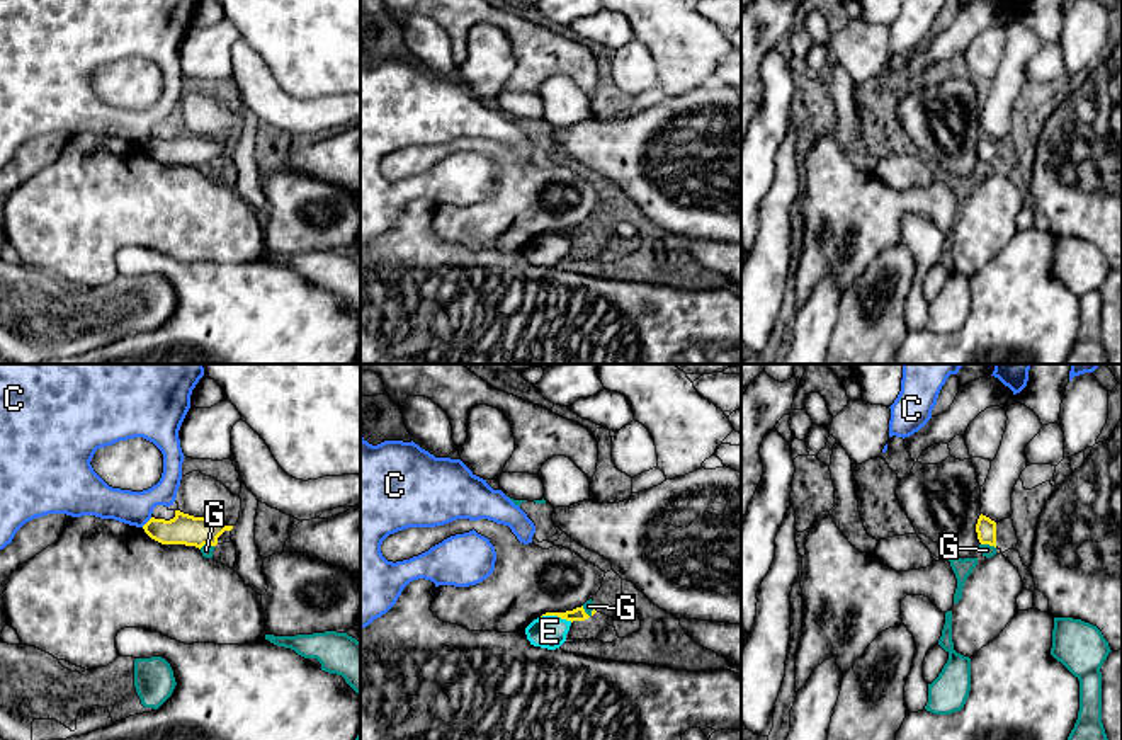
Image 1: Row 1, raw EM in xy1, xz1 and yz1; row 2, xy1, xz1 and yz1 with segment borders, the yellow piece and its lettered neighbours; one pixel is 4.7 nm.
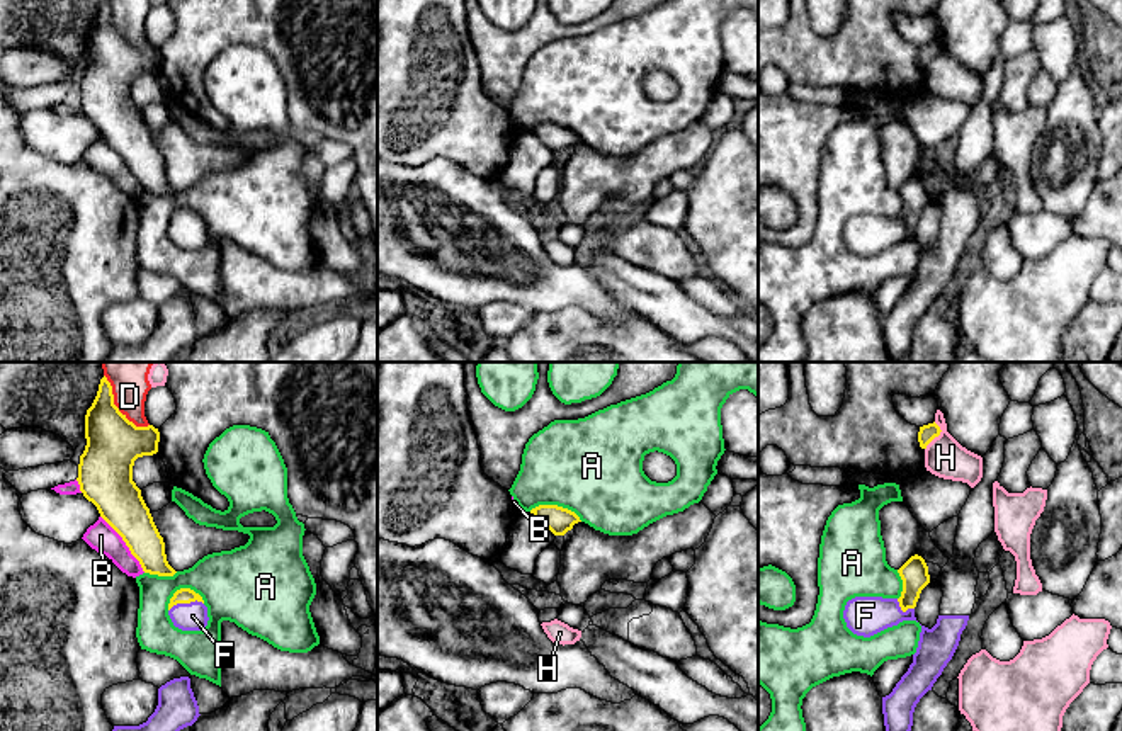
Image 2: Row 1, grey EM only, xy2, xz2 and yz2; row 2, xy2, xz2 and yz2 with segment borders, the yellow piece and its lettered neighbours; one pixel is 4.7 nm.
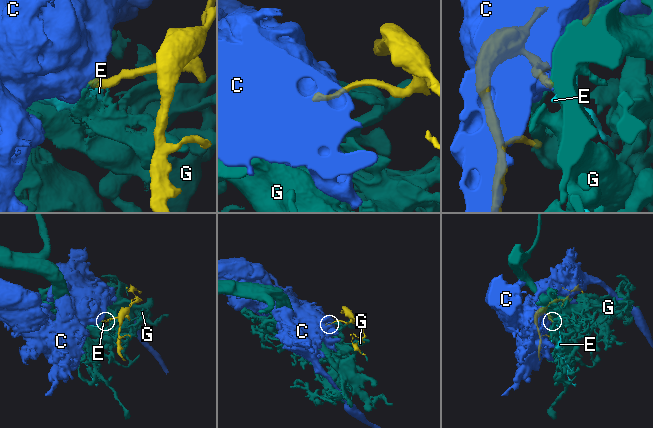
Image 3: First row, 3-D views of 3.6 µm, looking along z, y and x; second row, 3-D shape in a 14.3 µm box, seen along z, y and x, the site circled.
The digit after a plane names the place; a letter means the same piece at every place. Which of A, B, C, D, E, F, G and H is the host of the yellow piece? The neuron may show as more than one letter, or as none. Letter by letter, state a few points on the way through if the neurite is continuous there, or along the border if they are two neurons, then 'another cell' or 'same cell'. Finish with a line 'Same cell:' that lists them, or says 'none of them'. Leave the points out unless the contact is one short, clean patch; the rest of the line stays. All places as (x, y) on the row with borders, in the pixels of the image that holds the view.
A: border xz2 (529, 510), (539, 505), (561, 505), (582, 521); another cell
B: another cell
C: border xy1 (152, 518), (141, 526); another cell
D: another cell
E: border xz1 (541, 616), (560, 616), (572, 621); another cell
F: way xy2 (184, 595), (186, 602), (192, 616); same cell
G: border yz1 (981, 543), (995, 548); another cell
H: another cell
Same cell: F

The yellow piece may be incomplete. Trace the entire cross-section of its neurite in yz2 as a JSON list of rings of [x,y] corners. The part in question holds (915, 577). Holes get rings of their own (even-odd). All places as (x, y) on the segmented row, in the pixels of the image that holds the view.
[[[915,554],[898,573],[903,580],[899,598],[855,597],[847,602],[843,619],[853,634],[870,638],[903,620],[916,620],[916,602],[930,583],[928,566],[921,556]]]

